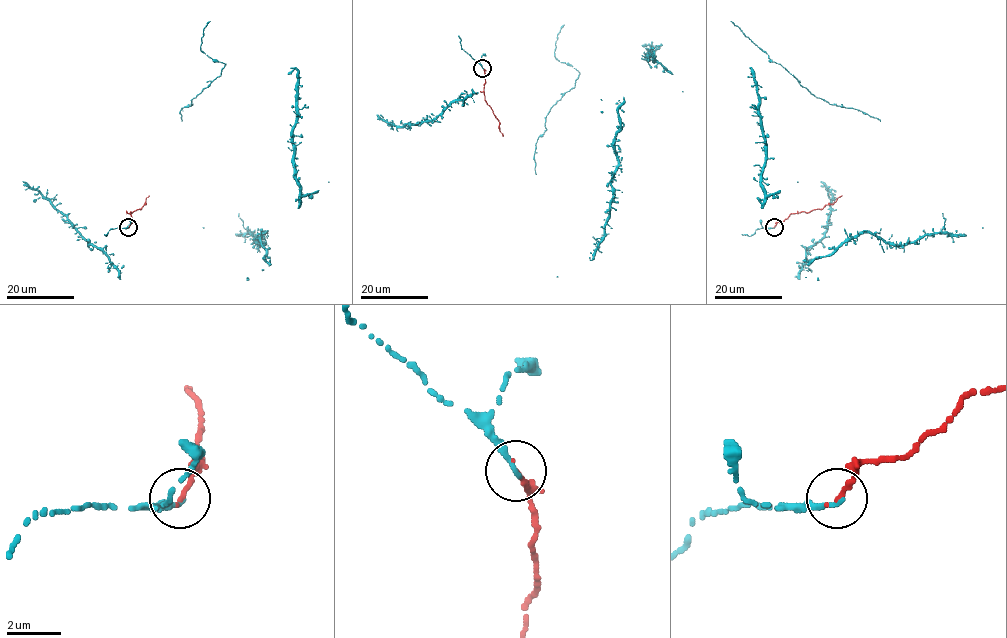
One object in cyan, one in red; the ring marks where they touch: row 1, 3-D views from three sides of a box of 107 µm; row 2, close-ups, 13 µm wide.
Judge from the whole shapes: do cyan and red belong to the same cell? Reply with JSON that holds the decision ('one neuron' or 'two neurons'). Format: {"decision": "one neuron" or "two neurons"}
{"decision": "one neuron"}

